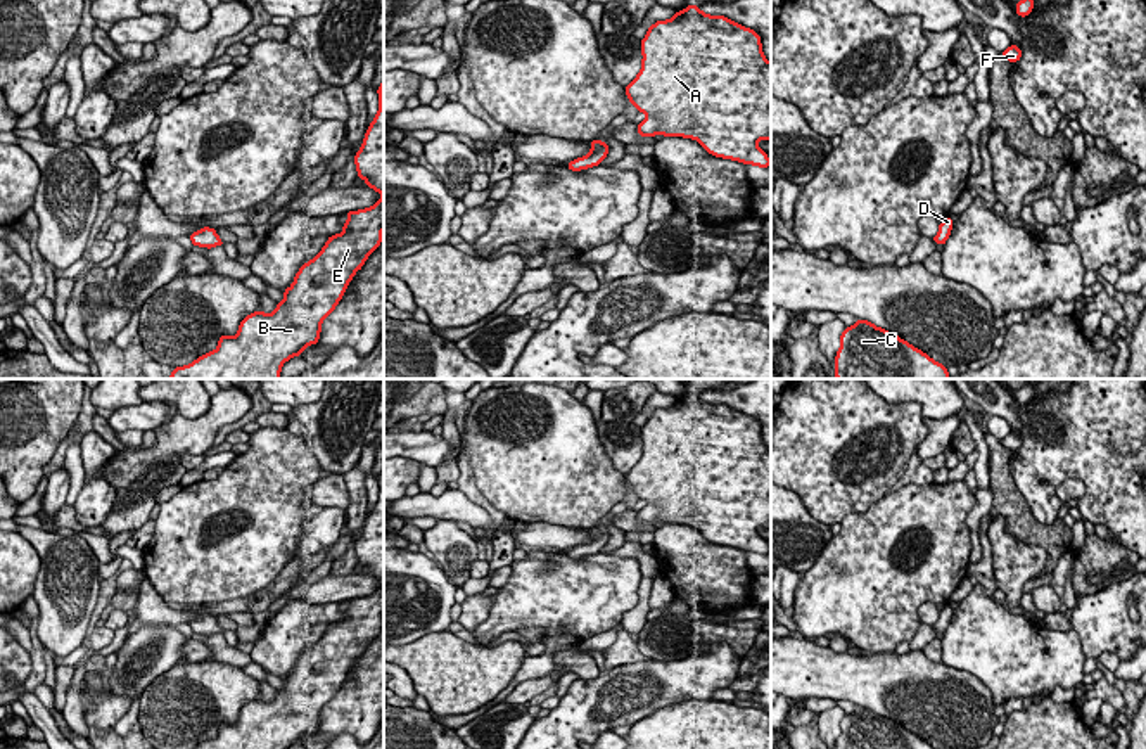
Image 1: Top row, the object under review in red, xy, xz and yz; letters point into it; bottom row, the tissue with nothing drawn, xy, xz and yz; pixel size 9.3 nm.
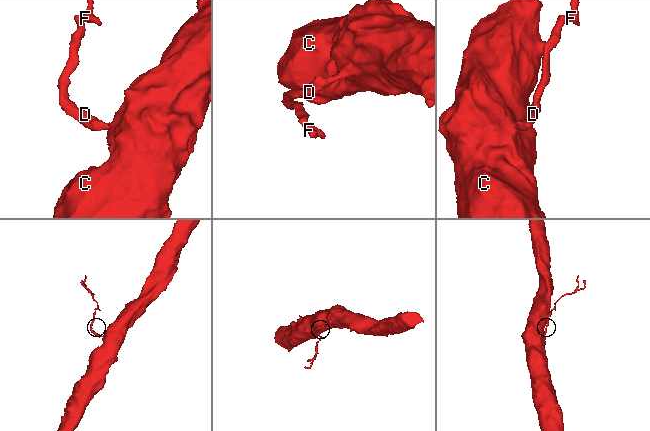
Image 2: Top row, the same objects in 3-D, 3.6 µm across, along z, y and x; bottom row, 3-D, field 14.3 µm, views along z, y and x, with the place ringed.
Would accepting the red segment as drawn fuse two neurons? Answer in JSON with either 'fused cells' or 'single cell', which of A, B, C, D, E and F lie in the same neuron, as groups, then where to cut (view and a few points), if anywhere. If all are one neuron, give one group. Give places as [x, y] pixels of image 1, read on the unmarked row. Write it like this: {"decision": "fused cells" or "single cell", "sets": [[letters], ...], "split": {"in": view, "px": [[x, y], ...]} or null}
{"decision": "single cell", "sets": [["A", "B", "C", "D", "E", "F"]], "split": null}

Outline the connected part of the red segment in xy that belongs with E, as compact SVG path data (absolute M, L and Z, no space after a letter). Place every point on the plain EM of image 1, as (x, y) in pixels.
M384 467L377 481L379 500L365 521L363 533L354 543L354 552L358 566L363 566L366 574L377 578L382 586L372 595L346 600L344 619L330 623L323 637L299 656L292 673L283 678L283 688L277 690L273 701L266 702L258 697L247 702L233 725L221 723L218 735L195 749L287 749L302 742L304 735L318 730L322 709L339 692L354 661L361 657L366 645L384 628Z

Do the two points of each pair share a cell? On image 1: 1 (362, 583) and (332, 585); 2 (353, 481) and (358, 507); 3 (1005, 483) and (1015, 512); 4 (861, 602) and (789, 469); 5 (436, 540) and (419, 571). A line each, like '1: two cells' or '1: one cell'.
1: one cell
2: one cell
3: one cell
4: two cells
5: two cells

